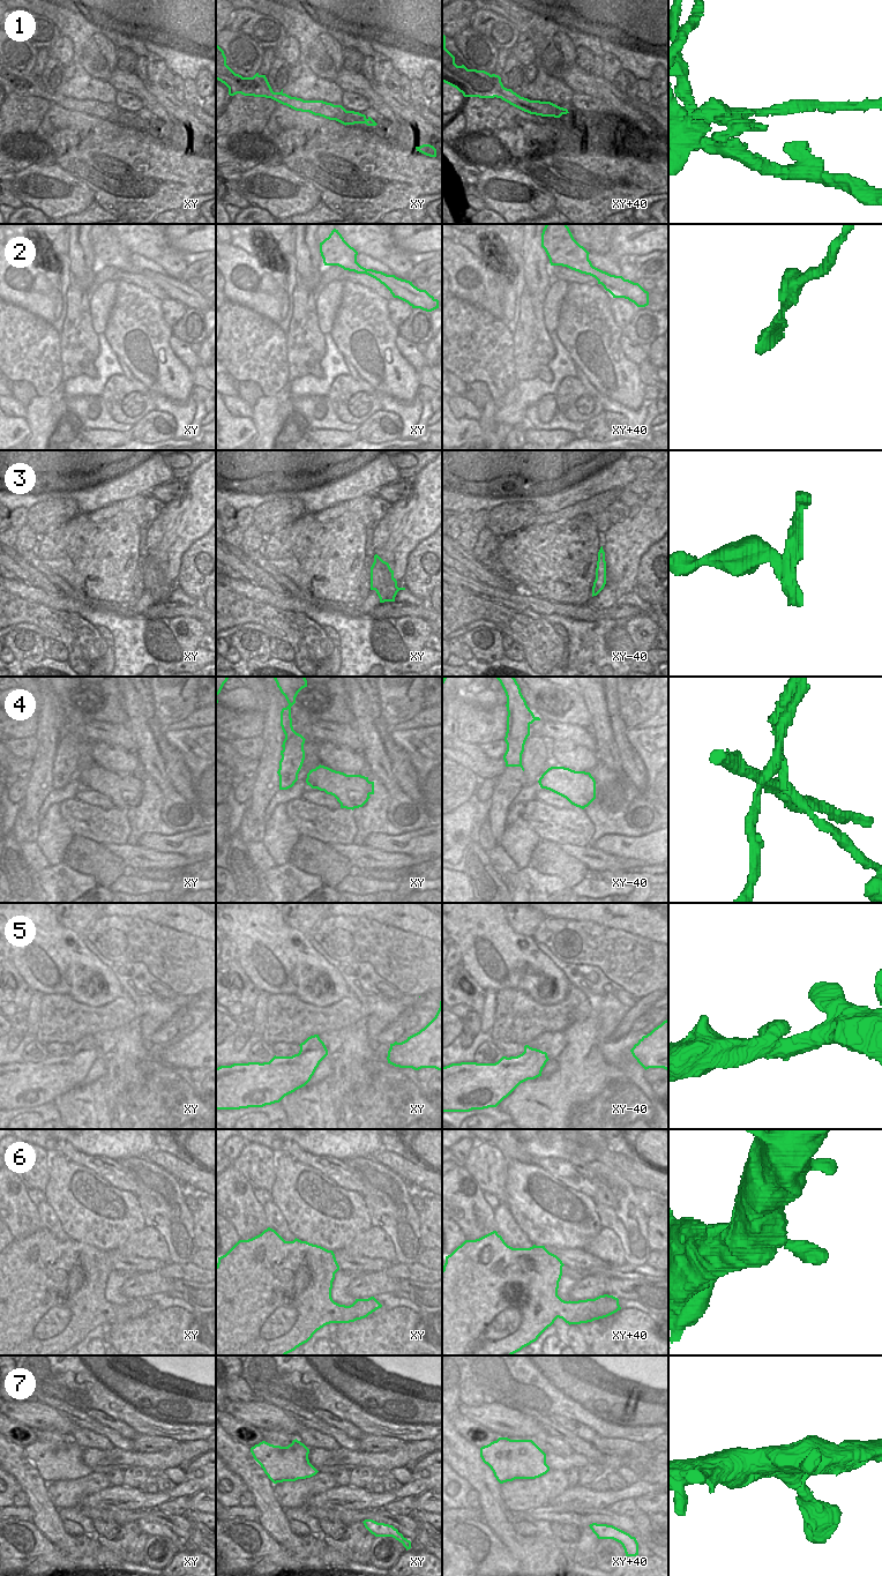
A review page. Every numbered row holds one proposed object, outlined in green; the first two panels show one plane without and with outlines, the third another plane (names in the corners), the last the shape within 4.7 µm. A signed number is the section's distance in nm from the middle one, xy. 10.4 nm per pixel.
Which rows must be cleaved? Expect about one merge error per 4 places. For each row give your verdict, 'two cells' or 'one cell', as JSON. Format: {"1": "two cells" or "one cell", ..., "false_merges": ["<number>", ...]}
{"1": "two cells", "2": "one cell", "3": "two cells", "4": "two cells", "5": "one cell", "6": "one cell", "7": "one cell", "false_merges": ["1", "3", "4"]}

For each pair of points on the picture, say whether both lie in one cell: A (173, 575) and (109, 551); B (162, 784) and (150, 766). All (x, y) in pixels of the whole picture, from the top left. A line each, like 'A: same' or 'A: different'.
A: different
B: same

